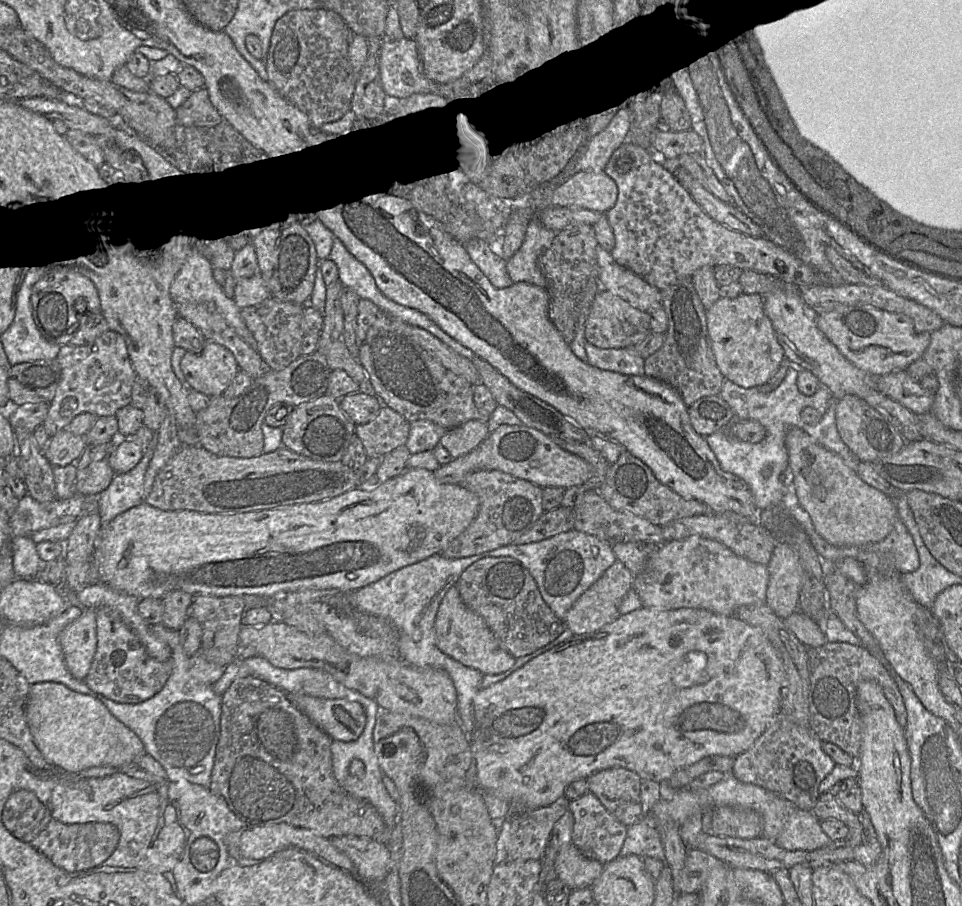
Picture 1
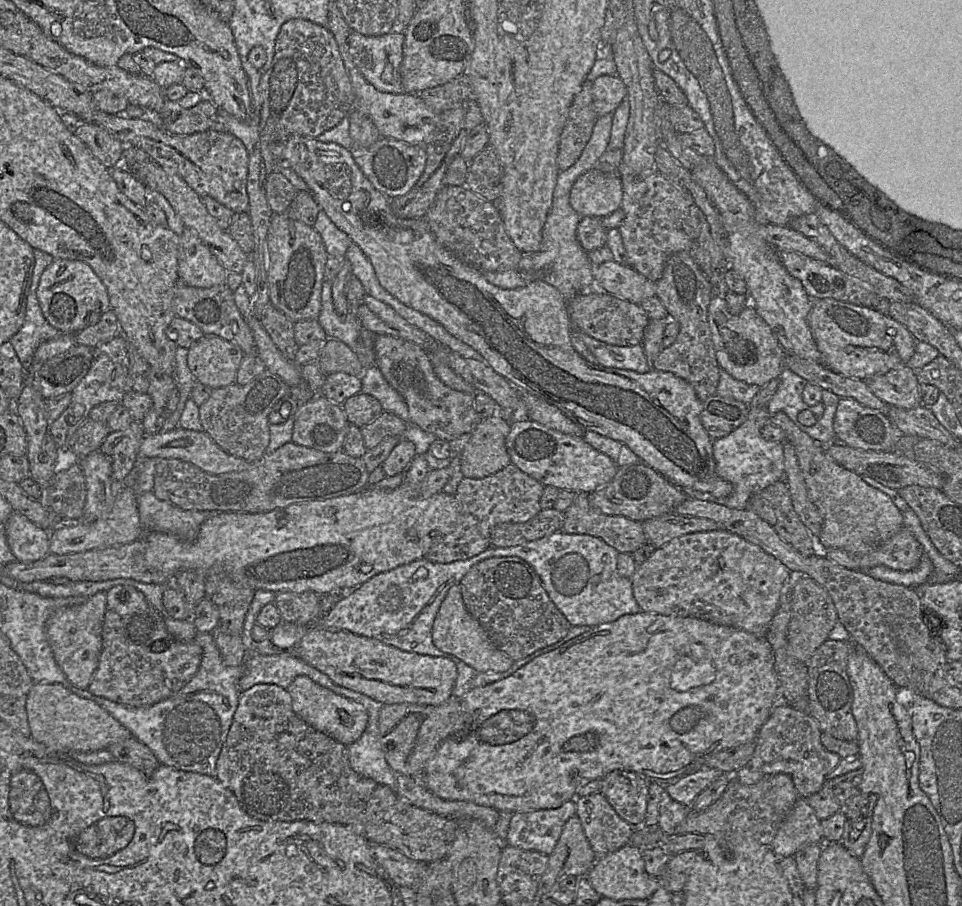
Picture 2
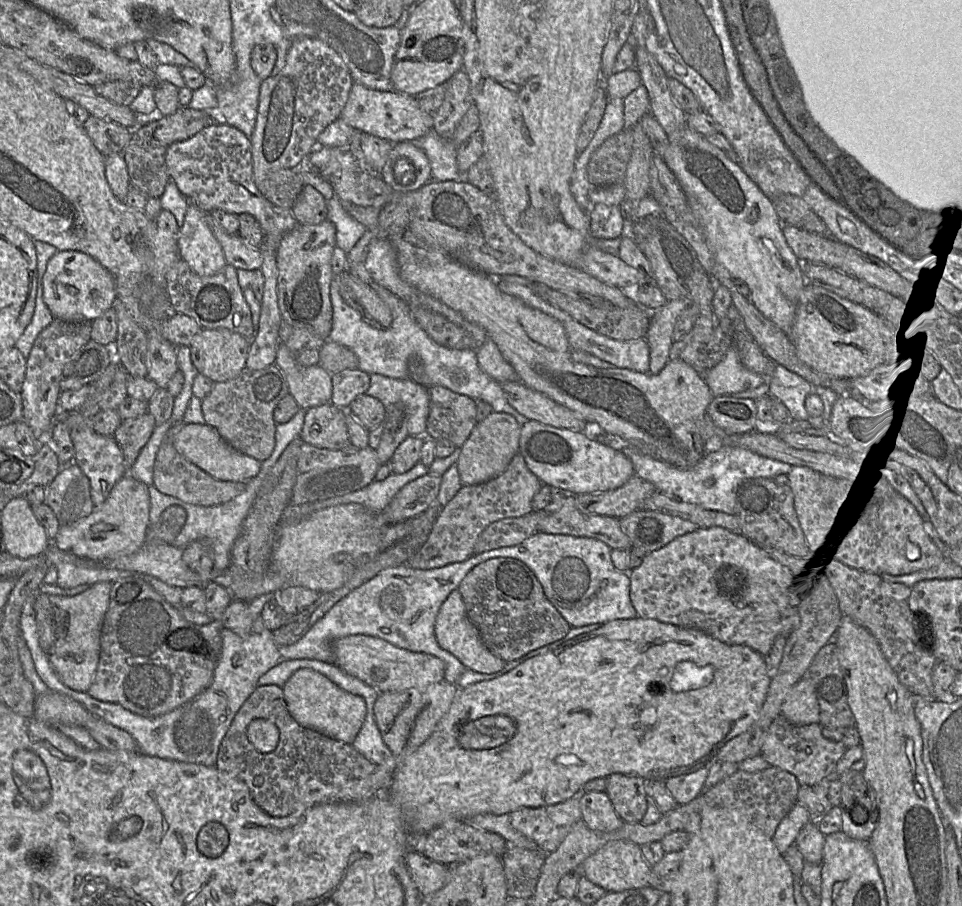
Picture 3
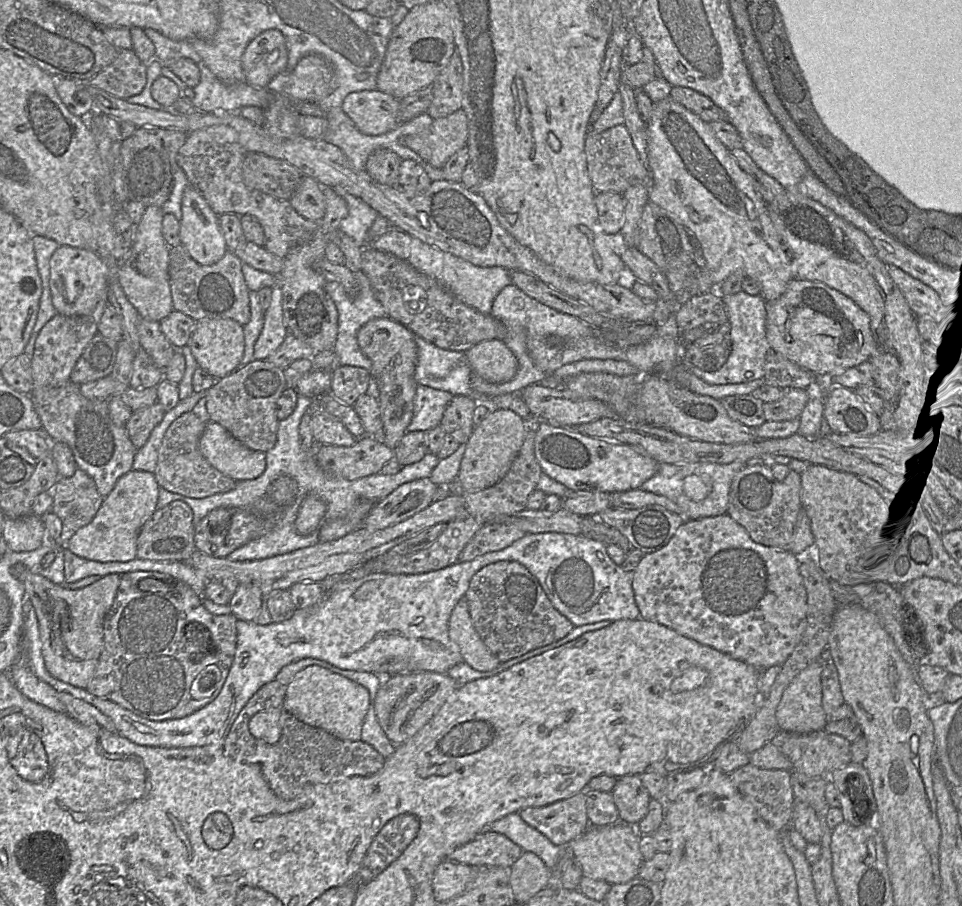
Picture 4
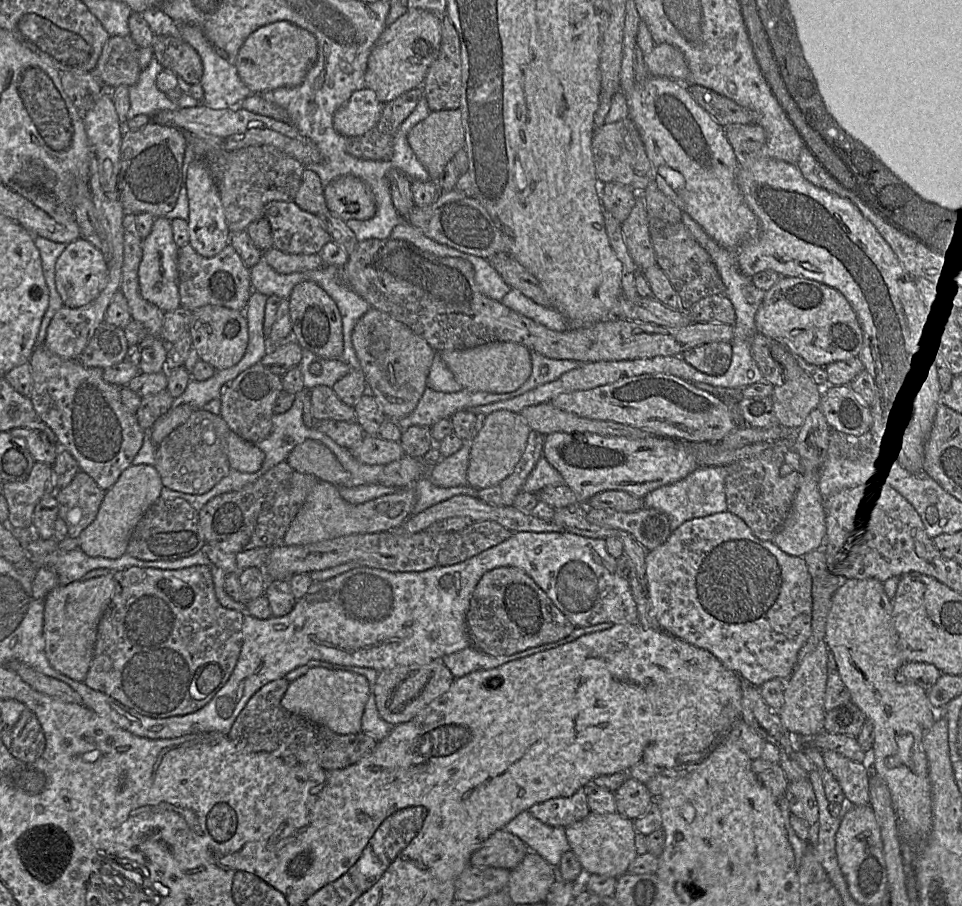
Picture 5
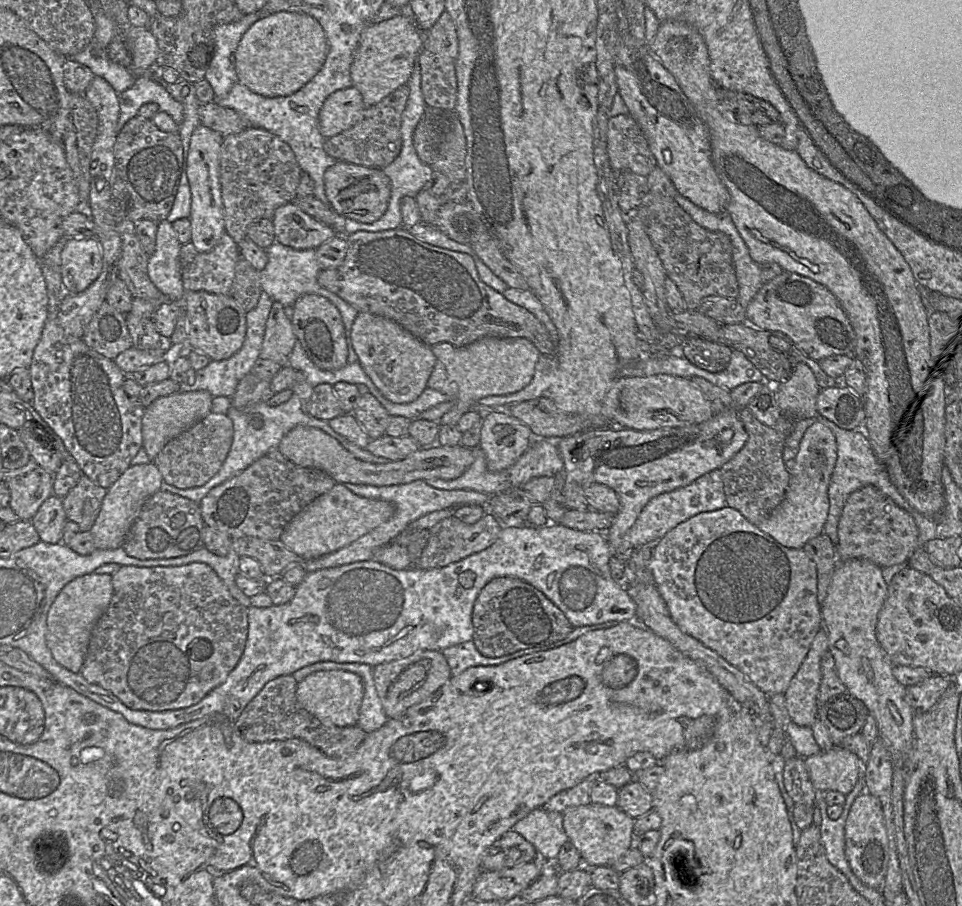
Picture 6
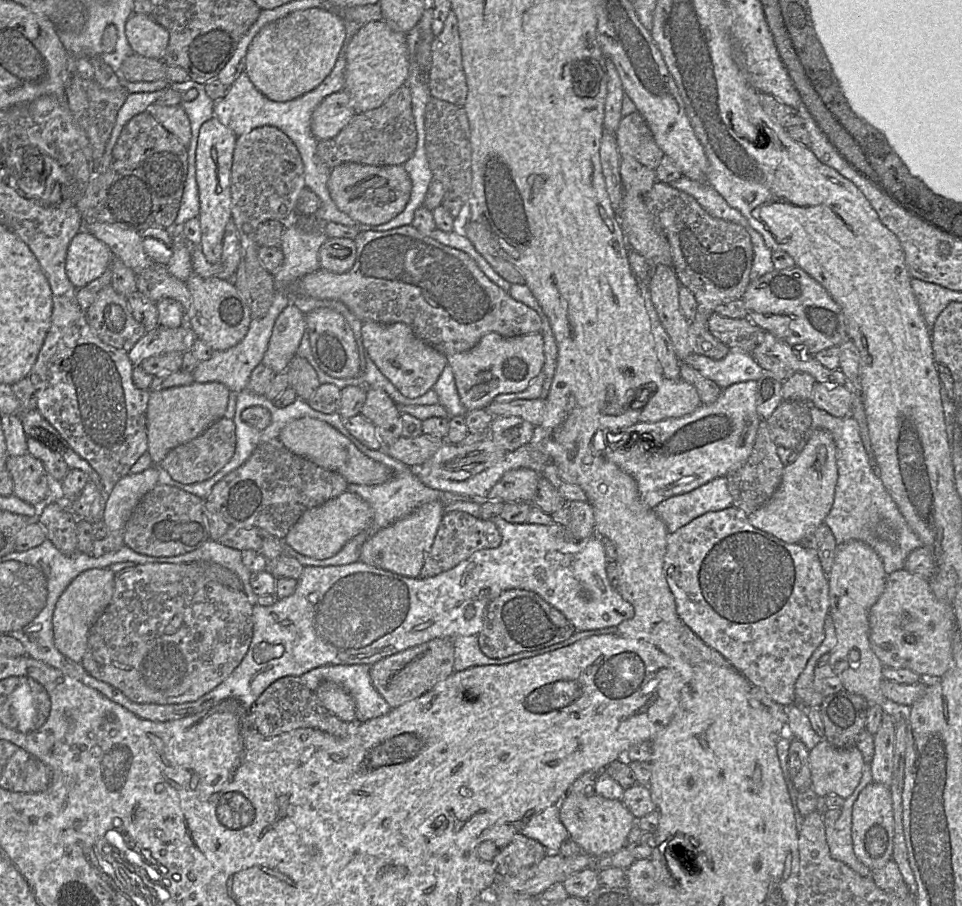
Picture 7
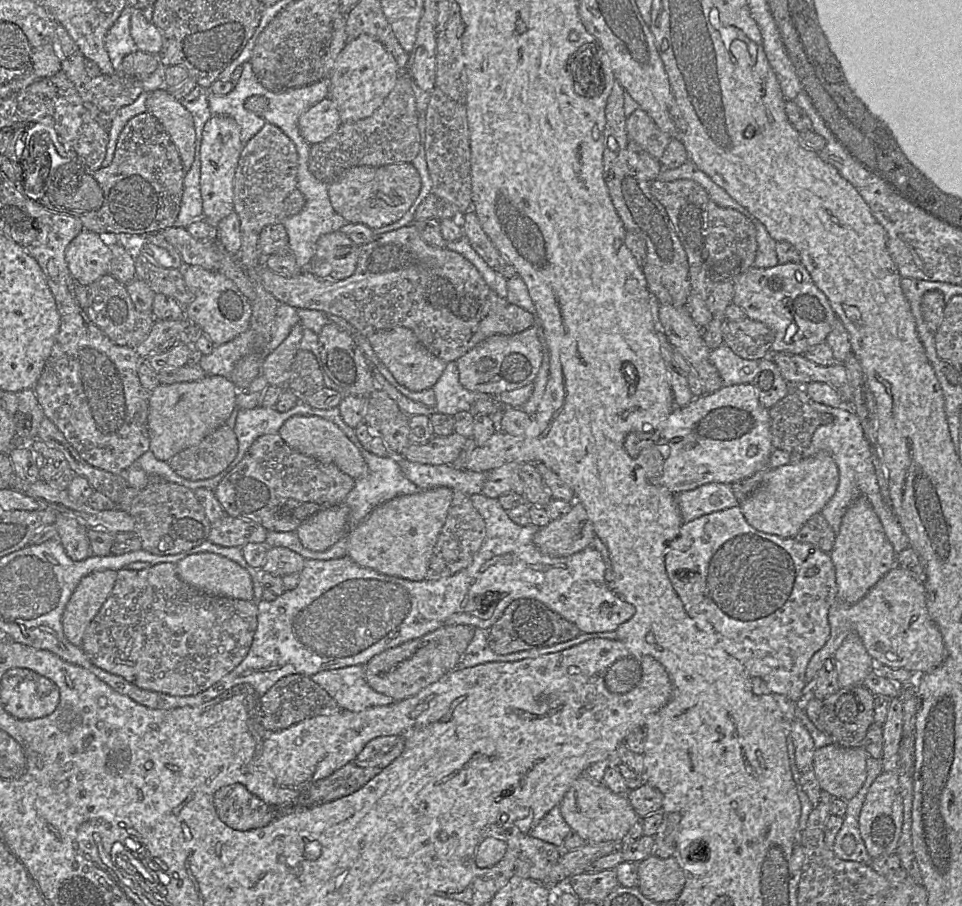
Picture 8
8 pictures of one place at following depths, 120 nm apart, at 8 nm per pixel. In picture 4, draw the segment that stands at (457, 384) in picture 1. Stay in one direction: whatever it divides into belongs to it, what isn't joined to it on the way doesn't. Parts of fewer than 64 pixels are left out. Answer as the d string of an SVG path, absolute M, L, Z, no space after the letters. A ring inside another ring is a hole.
M454 395L447 405L440 426L459 444L467 444L473 430L473 416L478 401L472 396Z

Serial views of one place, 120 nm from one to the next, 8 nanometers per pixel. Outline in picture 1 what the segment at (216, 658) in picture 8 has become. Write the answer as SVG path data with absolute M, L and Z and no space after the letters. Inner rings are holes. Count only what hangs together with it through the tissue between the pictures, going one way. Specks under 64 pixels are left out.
M100 607L96 613L96 652L89 672L84 679L95 693L118 703L138 704L156 695L172 673L171 661L160 662L150 657L139 637L122 620L119 612L110 607Z

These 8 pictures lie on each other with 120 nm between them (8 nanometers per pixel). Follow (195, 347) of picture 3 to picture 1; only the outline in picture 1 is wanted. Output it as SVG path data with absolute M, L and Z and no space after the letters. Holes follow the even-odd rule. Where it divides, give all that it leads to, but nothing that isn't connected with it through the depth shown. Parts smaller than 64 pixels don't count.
M207 342L200 353L187 351L181 360L187 386L207 396L222 395L240 372L230 350Z

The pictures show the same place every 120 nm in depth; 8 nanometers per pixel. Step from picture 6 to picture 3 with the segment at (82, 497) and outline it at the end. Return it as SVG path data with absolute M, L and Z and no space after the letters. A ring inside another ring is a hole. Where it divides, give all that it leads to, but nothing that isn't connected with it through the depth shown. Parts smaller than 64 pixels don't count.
M76 463L62 466L53 481L46 486L44 503L53 510L60 527L90 515L95 509L91 499L90 481Z

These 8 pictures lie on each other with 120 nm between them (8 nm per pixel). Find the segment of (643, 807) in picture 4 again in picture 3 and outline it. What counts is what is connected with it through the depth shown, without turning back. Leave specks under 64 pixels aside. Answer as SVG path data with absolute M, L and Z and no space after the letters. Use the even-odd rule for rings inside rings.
M613 773L606 777L605 792L619 817L639 823L647 810L647 782L640 776Z

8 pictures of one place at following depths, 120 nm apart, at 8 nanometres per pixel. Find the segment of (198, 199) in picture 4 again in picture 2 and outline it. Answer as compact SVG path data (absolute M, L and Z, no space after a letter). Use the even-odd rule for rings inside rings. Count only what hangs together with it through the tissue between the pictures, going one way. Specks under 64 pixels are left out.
M184 227L179 236L178 280L197 288L226 283L227 270L219 263L195 229Z

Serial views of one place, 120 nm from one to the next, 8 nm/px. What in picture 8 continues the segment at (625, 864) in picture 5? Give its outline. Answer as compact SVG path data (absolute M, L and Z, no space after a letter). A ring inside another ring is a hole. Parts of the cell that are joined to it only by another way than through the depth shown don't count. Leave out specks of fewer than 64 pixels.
M584 775L572 784L559 807L570 828L589 844L629 841L628 831L639 817L626 795L614 793L601 782L592 781Z

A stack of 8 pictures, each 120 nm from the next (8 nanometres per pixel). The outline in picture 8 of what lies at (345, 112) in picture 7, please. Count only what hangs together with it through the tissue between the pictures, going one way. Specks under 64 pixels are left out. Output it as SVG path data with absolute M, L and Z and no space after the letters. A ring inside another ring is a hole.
M329 97L312 106L298 120L300 133L310 145L329 138L342 123L337 107Z

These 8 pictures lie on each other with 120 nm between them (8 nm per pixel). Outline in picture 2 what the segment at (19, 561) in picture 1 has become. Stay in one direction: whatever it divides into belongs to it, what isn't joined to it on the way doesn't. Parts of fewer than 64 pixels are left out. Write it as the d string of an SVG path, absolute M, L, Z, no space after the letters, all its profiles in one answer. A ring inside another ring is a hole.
M12 511L6 525L8 545L16 560L32 562L44 558L49 551L49 532L23 514Z

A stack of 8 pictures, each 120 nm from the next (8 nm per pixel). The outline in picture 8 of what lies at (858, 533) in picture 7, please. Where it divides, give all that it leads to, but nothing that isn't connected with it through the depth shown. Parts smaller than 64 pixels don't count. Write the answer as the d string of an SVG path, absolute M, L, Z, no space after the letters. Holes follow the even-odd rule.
M797 387L794 392L803 402L819 413L829 413L834 417L830 424L820 425L814 432L810 445L801 451L803 458L814 456L820 451L828 452L837 465L839 481L837 489L821 513L831 526L835 535L840 530L842 518L848 507L859 497L866 497L878 516L885 535L896 554L909 547L909 540L896 519L892 507L886 503L880 493L875 467L872 462L872 447L867 440L858 416L848 408L833 408L813 401L805 387Z

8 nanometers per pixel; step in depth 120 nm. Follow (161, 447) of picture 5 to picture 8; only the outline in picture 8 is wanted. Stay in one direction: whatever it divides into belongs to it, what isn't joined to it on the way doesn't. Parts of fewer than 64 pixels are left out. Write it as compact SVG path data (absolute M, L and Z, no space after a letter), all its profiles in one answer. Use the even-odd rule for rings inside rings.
M226 423L205 437L199 444L191 446L167 461L171 469L179 476L191 480L213 478L224 471L238 453L238 440L234 430Z

